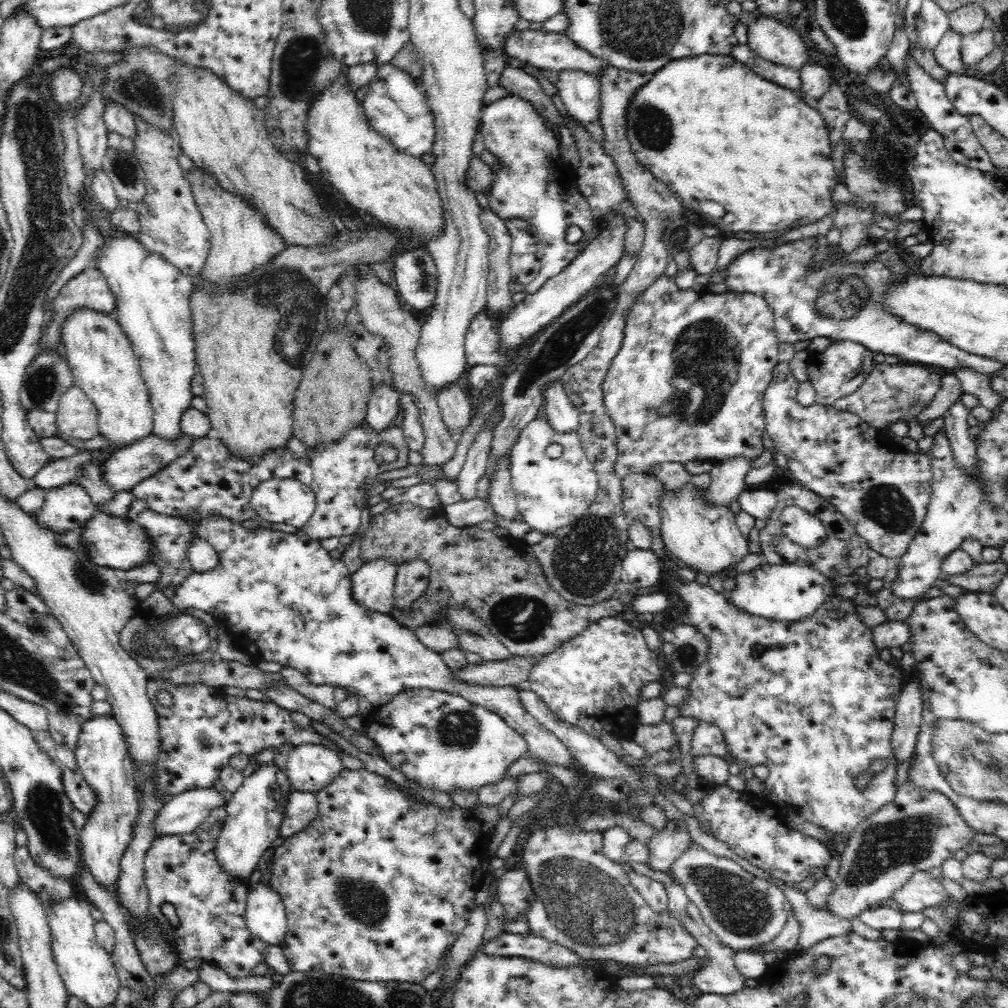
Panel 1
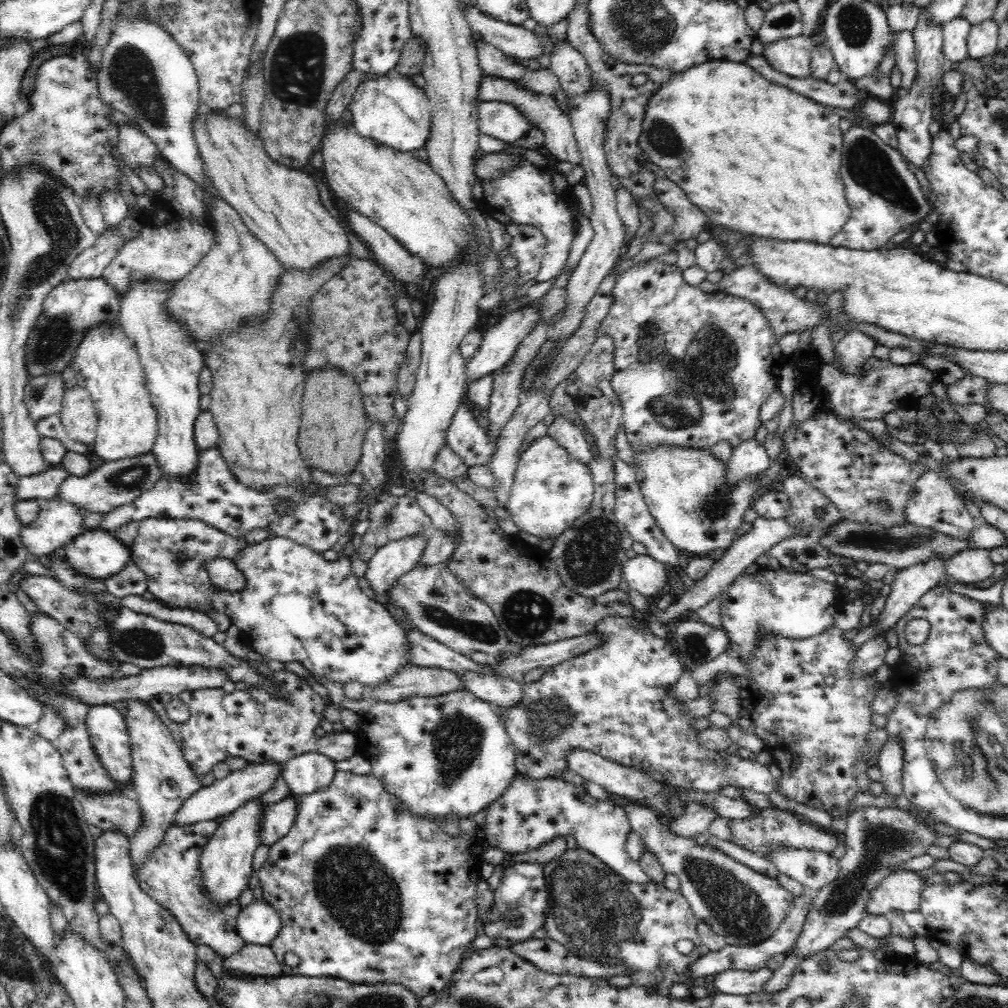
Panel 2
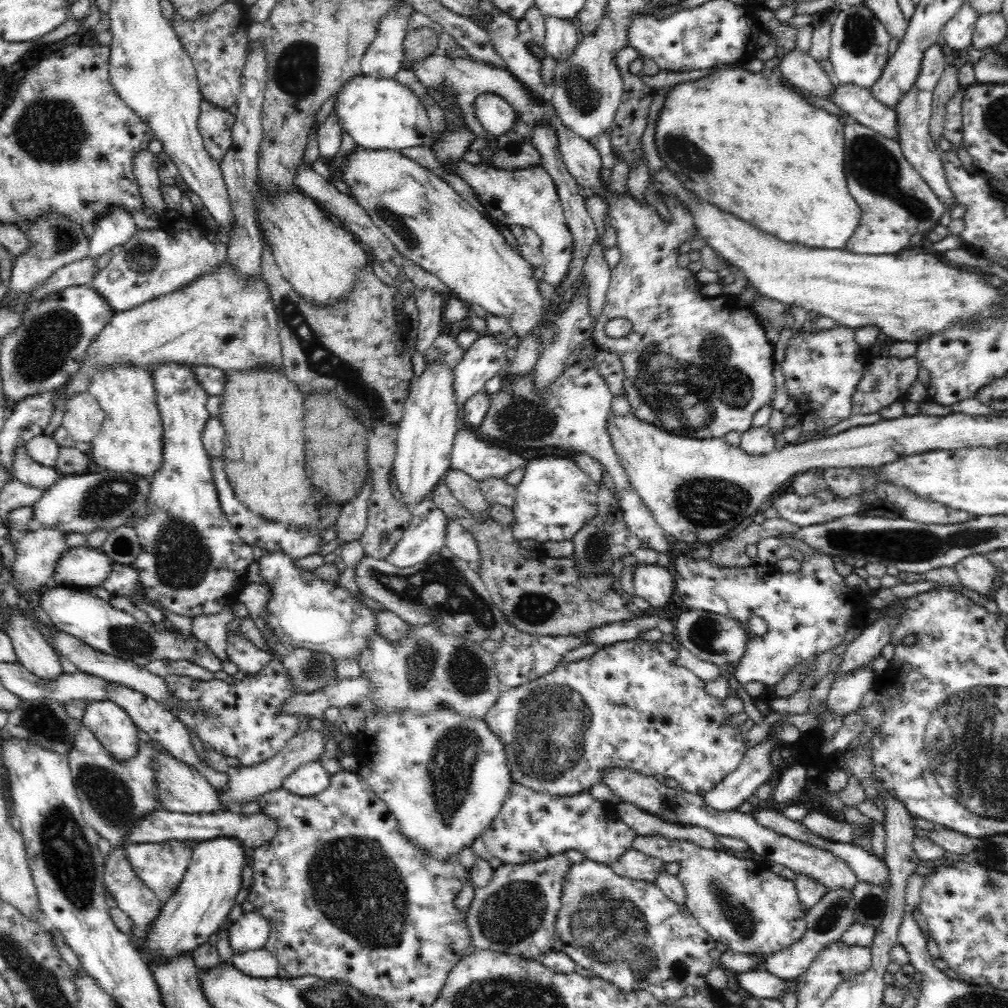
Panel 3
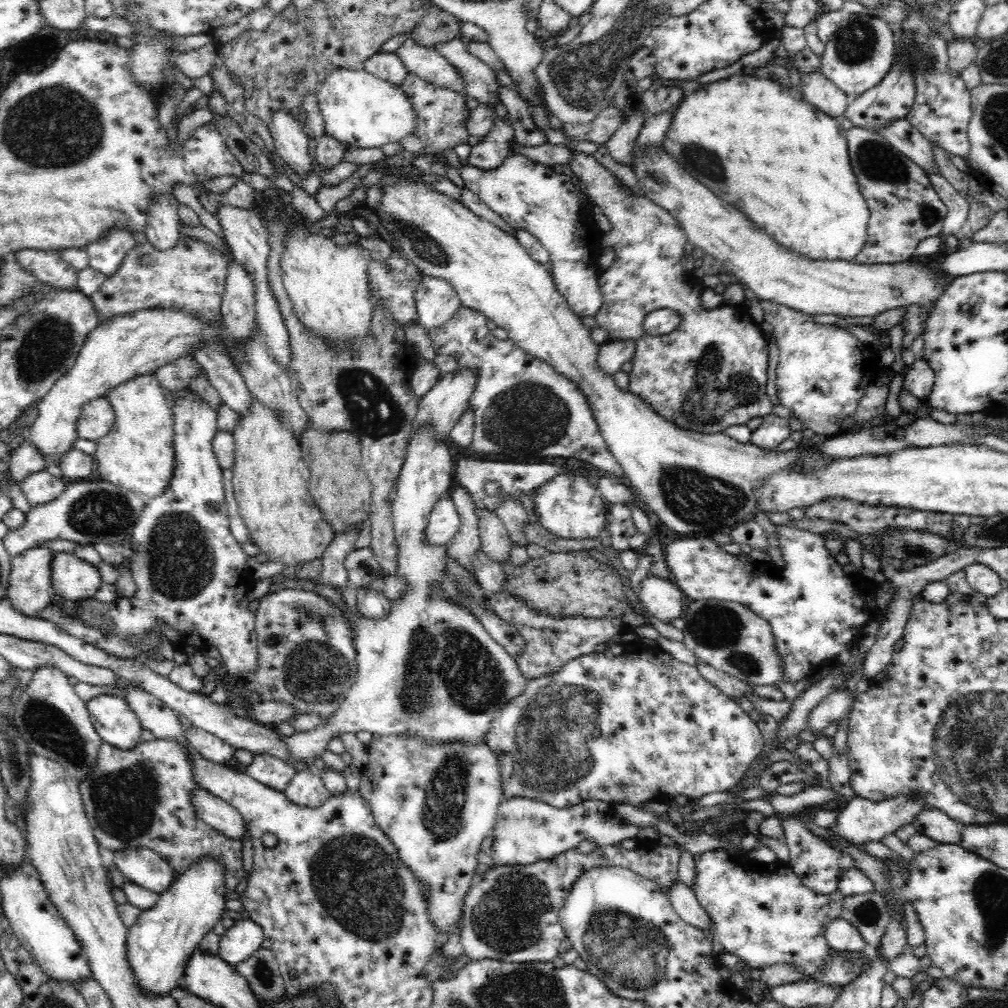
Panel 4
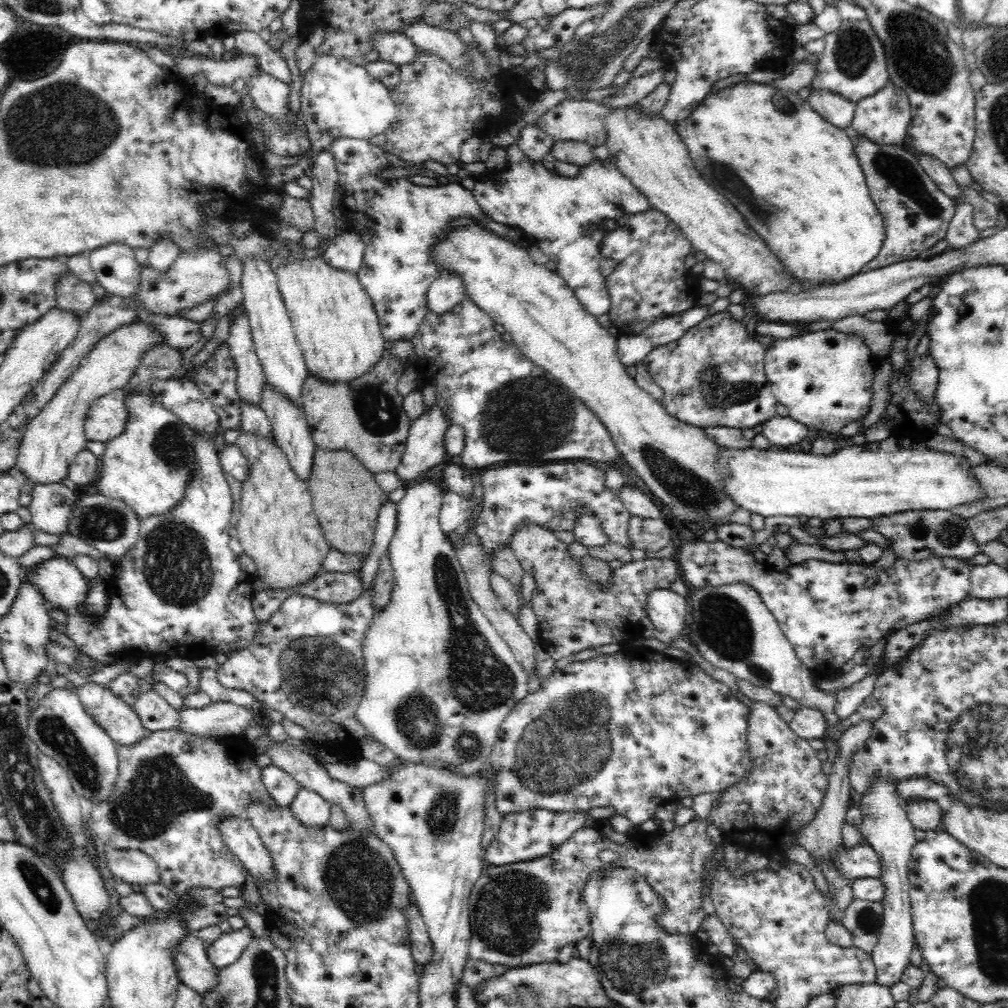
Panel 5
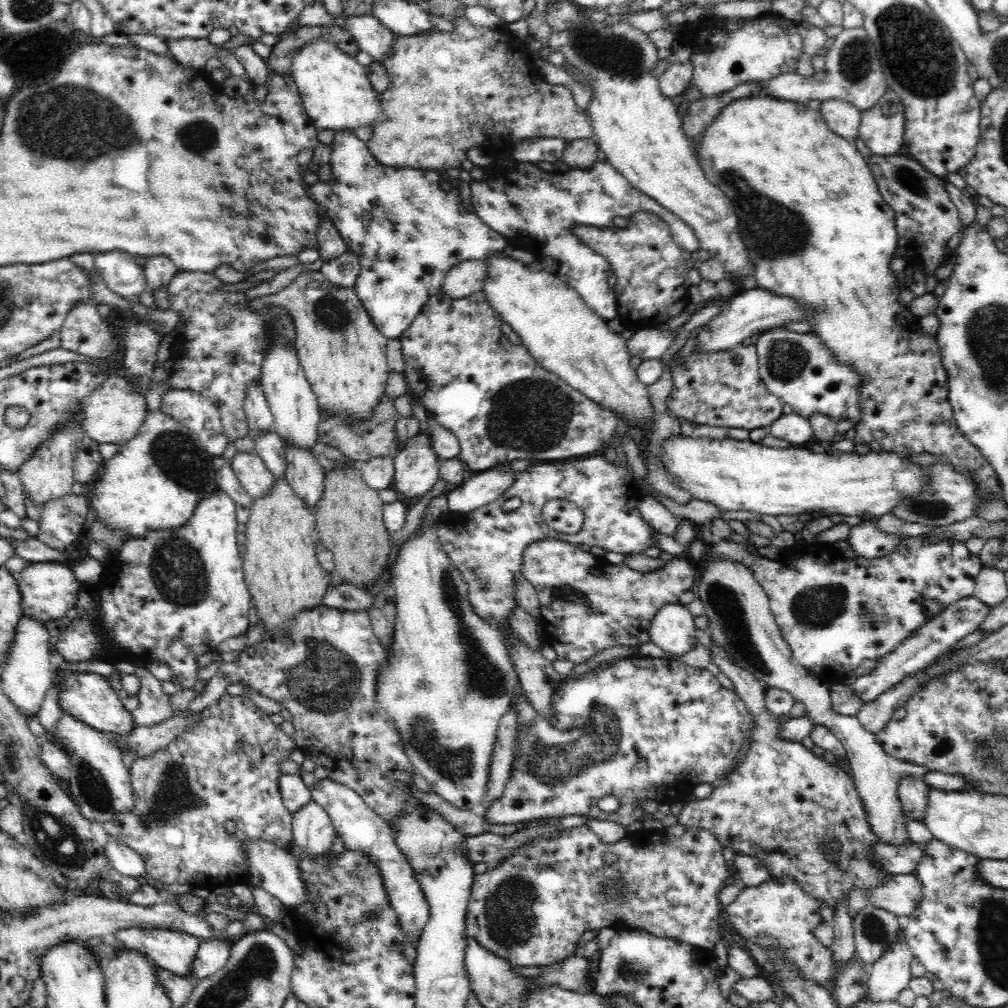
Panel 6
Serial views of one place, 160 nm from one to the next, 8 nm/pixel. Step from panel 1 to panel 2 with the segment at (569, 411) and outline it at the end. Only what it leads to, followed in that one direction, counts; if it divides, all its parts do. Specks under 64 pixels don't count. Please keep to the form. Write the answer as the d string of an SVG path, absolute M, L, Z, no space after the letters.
M560 414L554 415L554 421L550 424L547 434L553 436L574 458L588 465L590 449L578 425Z

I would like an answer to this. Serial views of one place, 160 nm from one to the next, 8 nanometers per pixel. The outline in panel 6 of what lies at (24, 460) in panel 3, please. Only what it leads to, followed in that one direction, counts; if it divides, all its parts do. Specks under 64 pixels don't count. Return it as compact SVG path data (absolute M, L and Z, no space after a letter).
M68 493L42 502L39 513L37 538L50 548L66 550L79 538L91 508L84 495Z

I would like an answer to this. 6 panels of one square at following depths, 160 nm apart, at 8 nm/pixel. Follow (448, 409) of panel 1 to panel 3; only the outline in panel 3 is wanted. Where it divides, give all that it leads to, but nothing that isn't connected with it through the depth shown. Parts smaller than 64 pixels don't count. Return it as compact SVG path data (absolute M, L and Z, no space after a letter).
M460 424L451 450L451 467L469 474L477 481L482 478L502 478L514 468L524 467L527 460L522 459L517 452L500 448L478 437L468 426Z

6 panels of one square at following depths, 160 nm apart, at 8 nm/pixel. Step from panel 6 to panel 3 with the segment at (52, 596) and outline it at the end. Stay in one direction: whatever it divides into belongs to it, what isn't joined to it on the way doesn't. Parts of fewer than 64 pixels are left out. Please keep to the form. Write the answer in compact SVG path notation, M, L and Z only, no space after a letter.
M83 543L62 553L53 575L57 584L87 590L102 585L112 566L114 563L101 548L88 548Z

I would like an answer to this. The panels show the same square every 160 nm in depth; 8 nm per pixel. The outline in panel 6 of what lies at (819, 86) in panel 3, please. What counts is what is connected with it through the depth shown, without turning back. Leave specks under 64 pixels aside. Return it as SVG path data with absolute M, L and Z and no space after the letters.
M839 98L820 101L819 107L830 130L851 141L858 137L859 108Z

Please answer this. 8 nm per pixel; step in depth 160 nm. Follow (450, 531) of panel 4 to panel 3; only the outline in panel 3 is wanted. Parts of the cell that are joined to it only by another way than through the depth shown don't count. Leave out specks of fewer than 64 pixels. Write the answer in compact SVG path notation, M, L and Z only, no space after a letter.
M431 498L416 502L409 515L409 527L385 559L399 569L426 562L432 554L444 547L448 519L444 512L434 505Z

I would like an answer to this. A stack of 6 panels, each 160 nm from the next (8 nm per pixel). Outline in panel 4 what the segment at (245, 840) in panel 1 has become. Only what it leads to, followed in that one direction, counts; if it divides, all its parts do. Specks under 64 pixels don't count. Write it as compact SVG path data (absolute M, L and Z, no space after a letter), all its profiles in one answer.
M202 856L176 876L152 910L139 914L136 924L128 929L126 948L129 965L142 990L148 994L169 994L181 986L185 966L200 941L228 913L227 894L225 866L211 856Z

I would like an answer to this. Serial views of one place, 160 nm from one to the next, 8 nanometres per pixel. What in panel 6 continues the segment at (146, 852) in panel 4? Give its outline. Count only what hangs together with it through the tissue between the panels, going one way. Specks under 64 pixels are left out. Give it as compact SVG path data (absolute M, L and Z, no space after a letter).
M109 837L108 844L104 846L104 854L118 878L130 876L130 878L138 879L144 876L144 859L135 850L125 846L122 842Z

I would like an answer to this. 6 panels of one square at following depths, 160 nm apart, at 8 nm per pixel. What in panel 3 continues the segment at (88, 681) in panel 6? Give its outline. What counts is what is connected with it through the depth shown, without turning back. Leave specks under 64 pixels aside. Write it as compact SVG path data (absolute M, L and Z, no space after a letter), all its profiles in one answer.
M106 699L87 703L82 721L118 763L136 757L140 745L136 725L114 701Z

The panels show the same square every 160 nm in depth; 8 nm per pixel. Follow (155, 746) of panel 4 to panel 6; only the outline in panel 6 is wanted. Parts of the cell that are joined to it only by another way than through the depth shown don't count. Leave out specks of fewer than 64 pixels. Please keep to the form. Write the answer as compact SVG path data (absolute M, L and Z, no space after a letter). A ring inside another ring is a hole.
M226 692L201 710L200 715L199 723L180 733L172 742L154 750L154 754L134 760L129 768L135 797L133 810L116 814L102 826L110 838L132 848L144 859L145 874L156 884L190 884L194 888L212 890L224 882L232 885L242 881L246 873L244 857L240 854L243 841L260 839L284 849L293 840L292 813L285 808L279 794L281 772L277 763L288 758L288 752L296 746L280 726L270 721L268 714L245 696ZM228 821L236 825L233 835L225 828Z

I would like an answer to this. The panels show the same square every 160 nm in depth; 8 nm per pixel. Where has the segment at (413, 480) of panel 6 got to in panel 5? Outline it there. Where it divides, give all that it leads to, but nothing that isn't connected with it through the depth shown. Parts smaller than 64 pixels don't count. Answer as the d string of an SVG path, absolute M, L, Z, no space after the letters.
M434 402L425 406L424 412L412 421L406 441L406 450L395 472L404 484L418 474L437 469L446 456L444 437L452 426L444 410Z

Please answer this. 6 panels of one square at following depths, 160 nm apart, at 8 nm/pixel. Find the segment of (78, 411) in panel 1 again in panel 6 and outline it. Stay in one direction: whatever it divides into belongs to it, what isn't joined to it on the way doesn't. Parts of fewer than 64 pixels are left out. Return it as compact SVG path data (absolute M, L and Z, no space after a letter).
M112 375L97 386L84 406L83 430L85 436L98 444L120 444L137 433L147 414L144 395L128 385L124 377Z

